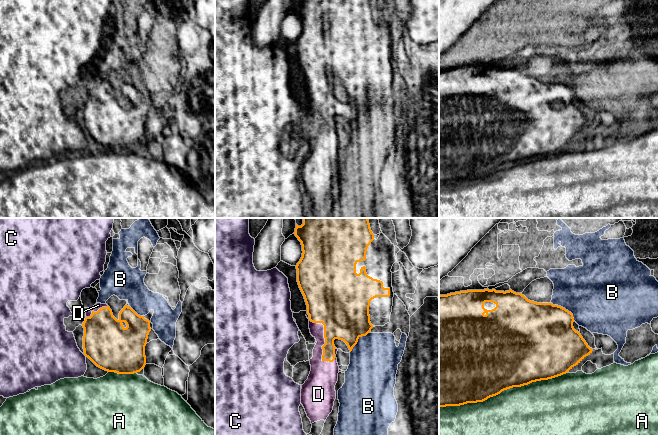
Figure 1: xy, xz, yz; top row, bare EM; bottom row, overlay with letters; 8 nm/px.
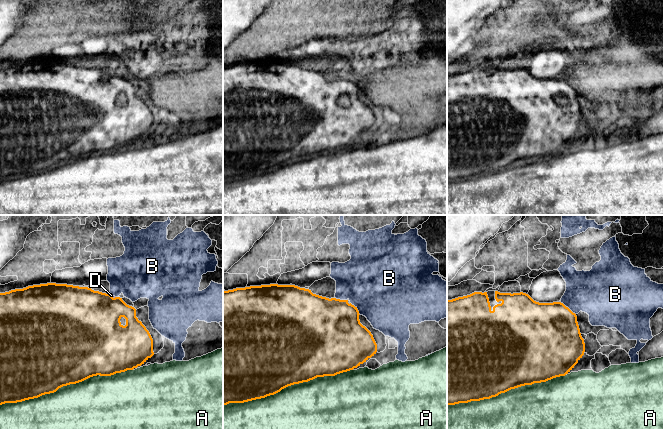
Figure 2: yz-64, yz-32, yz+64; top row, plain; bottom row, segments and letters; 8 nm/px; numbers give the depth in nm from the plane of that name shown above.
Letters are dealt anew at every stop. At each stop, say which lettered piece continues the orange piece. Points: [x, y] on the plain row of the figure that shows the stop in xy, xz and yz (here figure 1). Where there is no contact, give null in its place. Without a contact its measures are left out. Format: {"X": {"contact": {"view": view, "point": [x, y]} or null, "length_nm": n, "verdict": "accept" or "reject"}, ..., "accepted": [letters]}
{"A": {"contact": {"view": "yz", "point": [502, 166]}, "length_nm": 1050, "verdict": "reject"}, "B": {"contact": {"view": "yz", "point": [564, 84]}, "length_nm": 240, "verdict": "reject"}, "C": {"contact": {"view": "xy", "point": [85, 131]}, "length_nm": 40, "verdict": "reject"}, "D": {"contact": {"view": "xz", "point": [324, 113]}, "length_nm": 440, "verdict": "accept"}, "accepted": ["D"]}

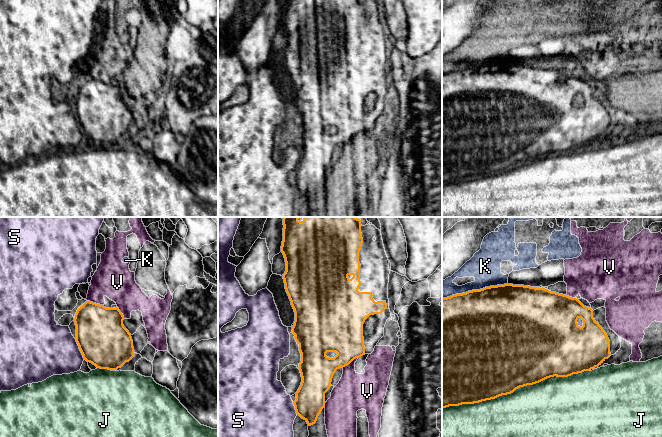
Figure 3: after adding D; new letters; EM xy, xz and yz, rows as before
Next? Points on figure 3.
{"J": {"contact": {"view": "yz", "point": [515, 165]}, "length_nm": 1200, "verdict": "reject"}, "K": {"contact": {"view": "yz", "point": [474, 66]}, "length_nm": 550, "verdict": "reject"}, "S": {"contact": {"view": "xy", "point": [79, 124]}, "length_nm": 190, "verdict": "reject"}, "V": {"contact": {"view": "xy", "point": [95, 79]}, "length_nm": 130, "verdict": "reject"}, "accepted": []}

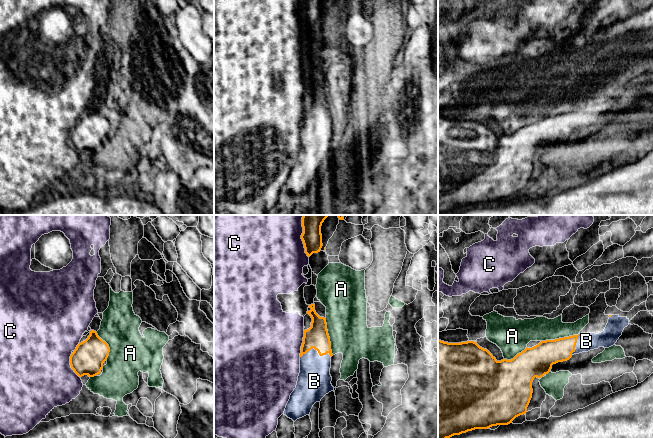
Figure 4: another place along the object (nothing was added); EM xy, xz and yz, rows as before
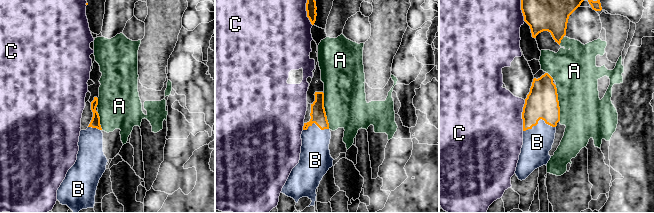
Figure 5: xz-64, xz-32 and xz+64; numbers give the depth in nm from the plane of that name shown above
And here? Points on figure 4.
{"A": {"contact": {"view": "yz", "point": [559, 114]}, "length_nm": 320, "verdict": "reject"}, "B": {"contact": {"view": "xz", "point": [316, 125]}, "length_nm": 260, "verdict": "accept"}, "C": {"contact": {"view": "xz", "point": [302, 16]}, "length_nm": 280, "verdict": "reject"}, "accepted": ["B"]}

